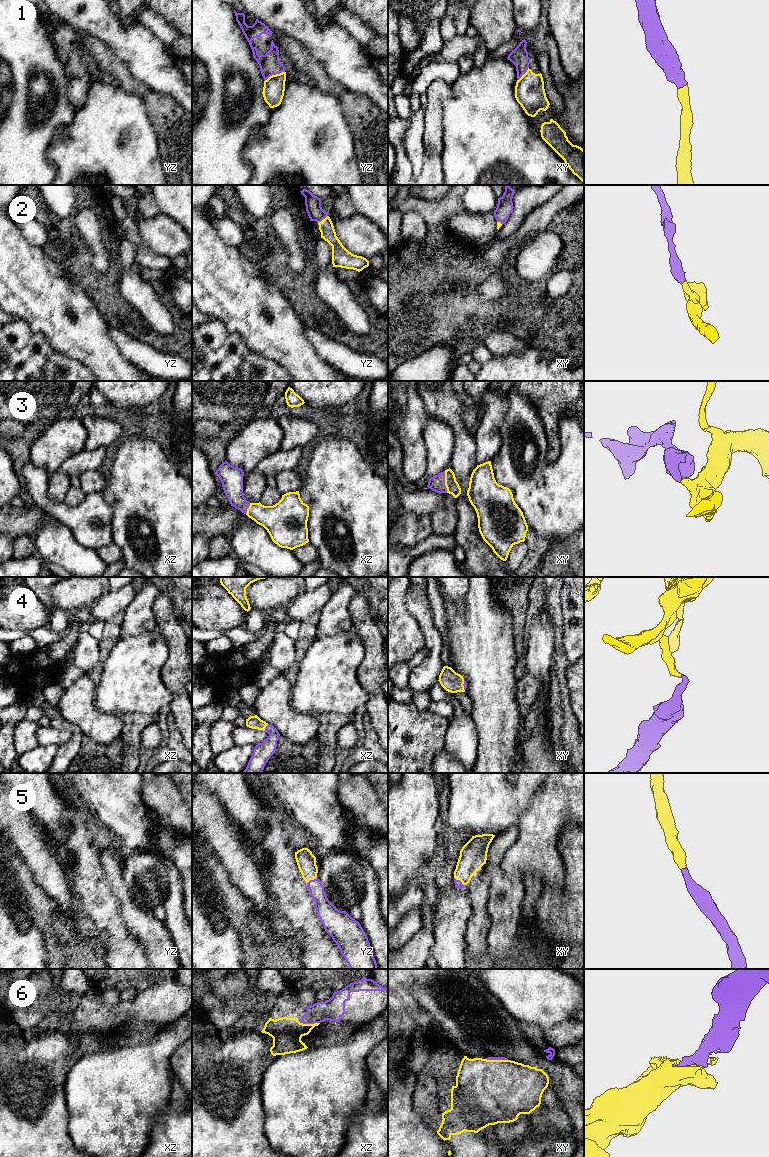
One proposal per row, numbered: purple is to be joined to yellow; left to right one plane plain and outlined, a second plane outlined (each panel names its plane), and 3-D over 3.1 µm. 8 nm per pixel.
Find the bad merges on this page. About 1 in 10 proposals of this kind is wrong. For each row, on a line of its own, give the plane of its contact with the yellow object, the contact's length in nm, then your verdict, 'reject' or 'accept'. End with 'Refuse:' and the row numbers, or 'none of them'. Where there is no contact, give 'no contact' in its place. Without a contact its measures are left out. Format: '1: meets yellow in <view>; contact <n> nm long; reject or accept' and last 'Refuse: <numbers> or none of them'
1: meets yellow in yz; contact 180 nm long; accept
2: meets yellow in yz; contact 100 nm long; accept
3: meets yellow in xy; contact 180 nm long; accept
4: meets yellow in xz; contact 70 nm long; accept
5: meets yellow in xy; contact 110 nm long; accept
6: meets yellow in xz; contact 170 nm long; accept
Refuse: none of them

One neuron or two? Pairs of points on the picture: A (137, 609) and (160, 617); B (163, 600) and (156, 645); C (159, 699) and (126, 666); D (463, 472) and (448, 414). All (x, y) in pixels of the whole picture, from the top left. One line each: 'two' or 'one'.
A: two
B: two
C: one
D: one

